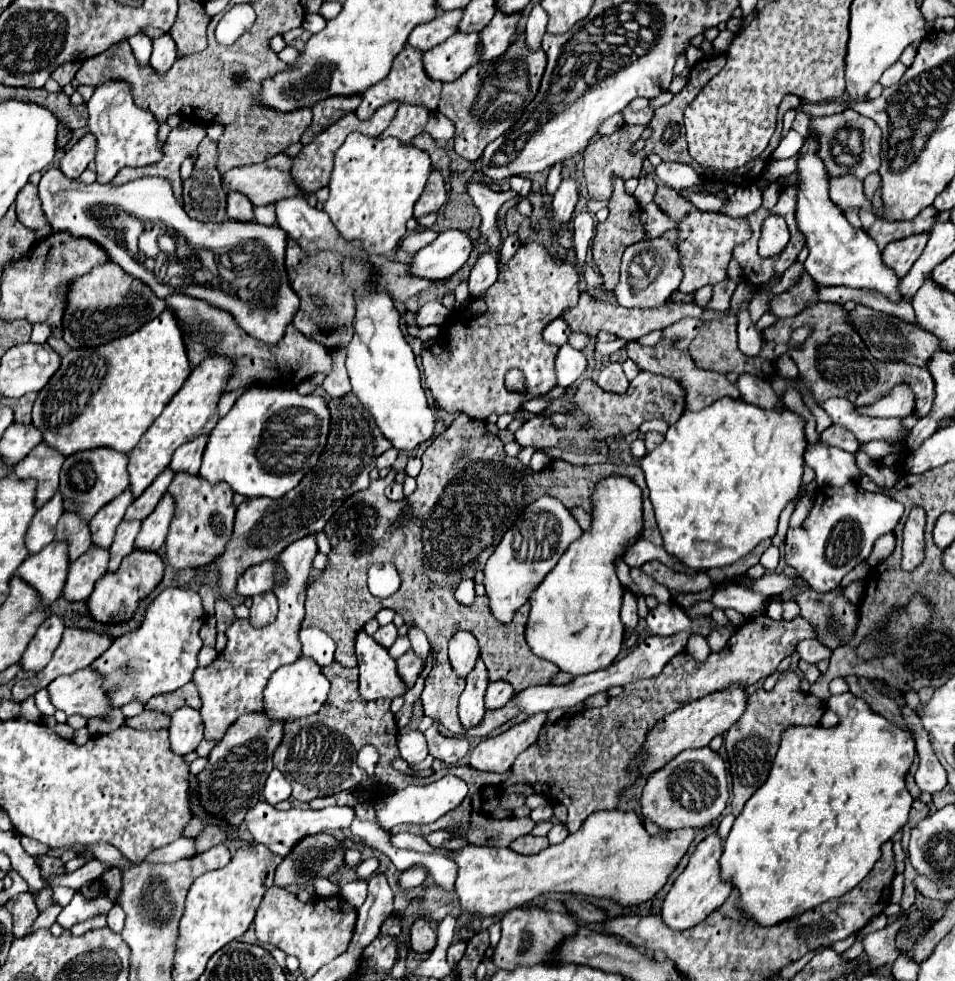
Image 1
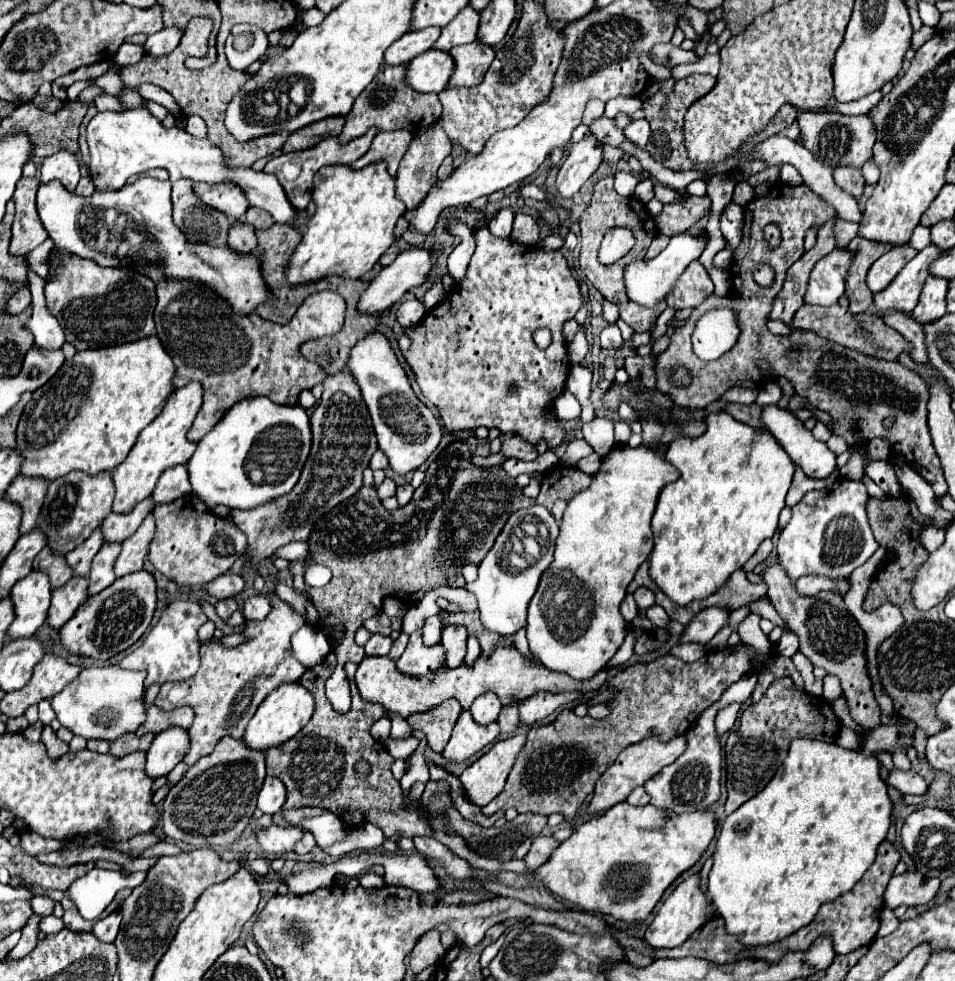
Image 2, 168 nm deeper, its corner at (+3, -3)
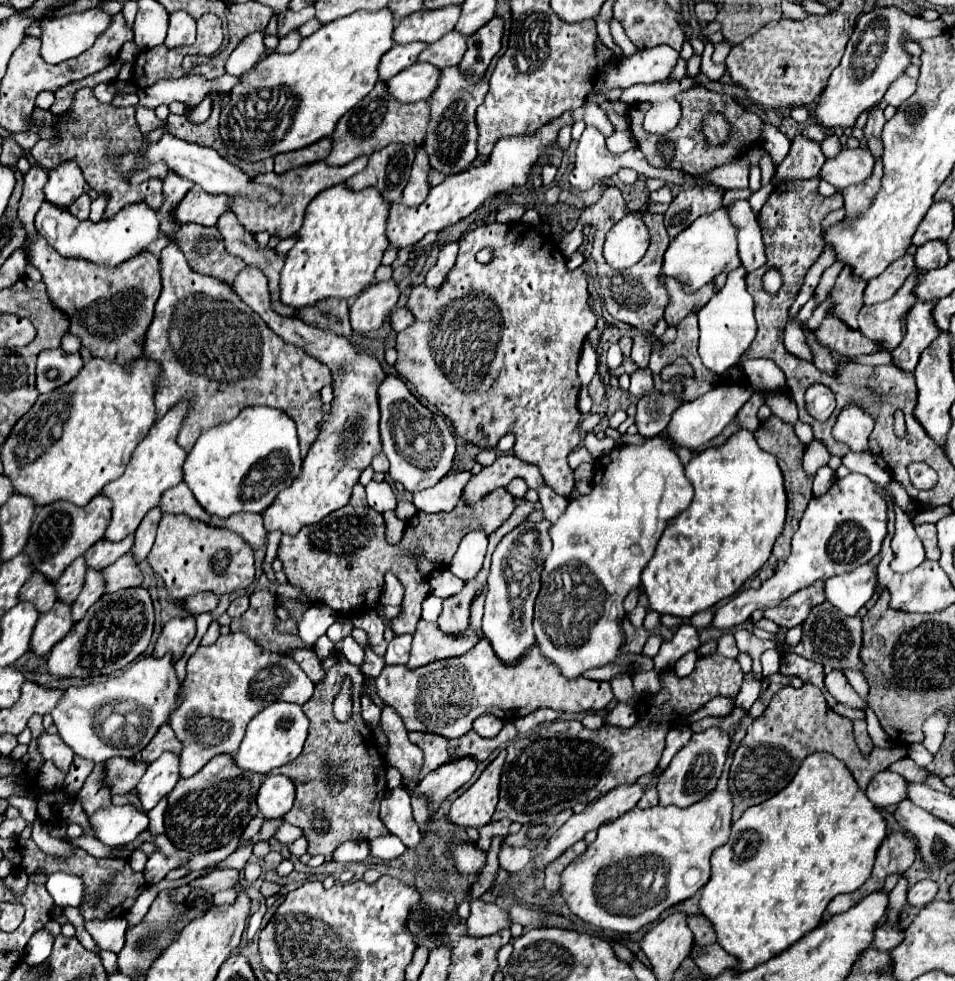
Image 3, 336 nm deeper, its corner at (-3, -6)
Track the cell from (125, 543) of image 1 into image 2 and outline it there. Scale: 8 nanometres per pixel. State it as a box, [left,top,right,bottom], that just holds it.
[89,543,121,595]

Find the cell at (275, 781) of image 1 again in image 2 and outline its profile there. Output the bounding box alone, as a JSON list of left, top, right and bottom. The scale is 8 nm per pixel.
[257,777,285,813]

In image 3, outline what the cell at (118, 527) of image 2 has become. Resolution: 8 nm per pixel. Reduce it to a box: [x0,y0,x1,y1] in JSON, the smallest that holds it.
[83,536,133,570]

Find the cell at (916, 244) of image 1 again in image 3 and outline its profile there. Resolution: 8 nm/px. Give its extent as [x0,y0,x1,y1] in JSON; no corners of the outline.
[865,256,913,306]

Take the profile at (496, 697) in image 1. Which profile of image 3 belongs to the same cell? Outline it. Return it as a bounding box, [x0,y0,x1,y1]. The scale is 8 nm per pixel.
[473,716,503,738]

